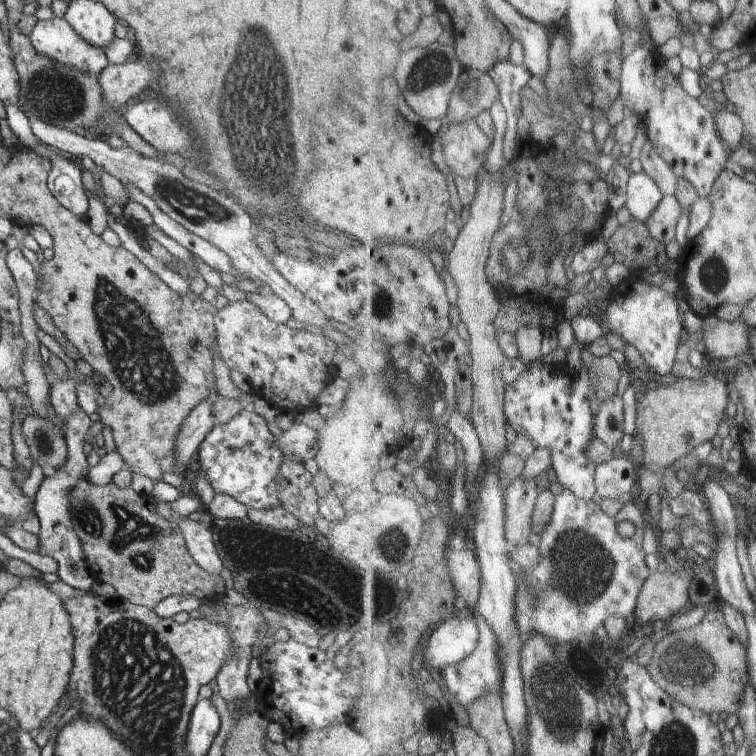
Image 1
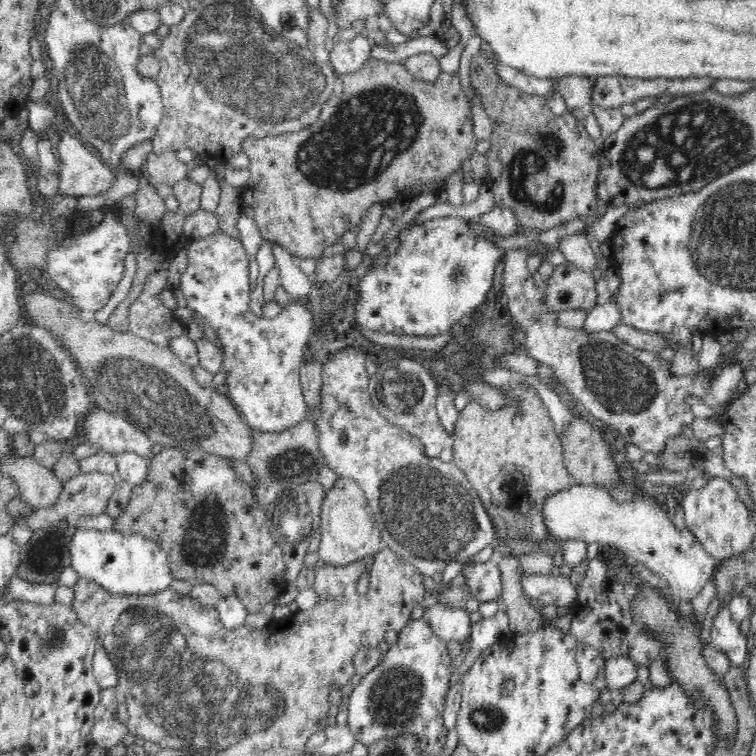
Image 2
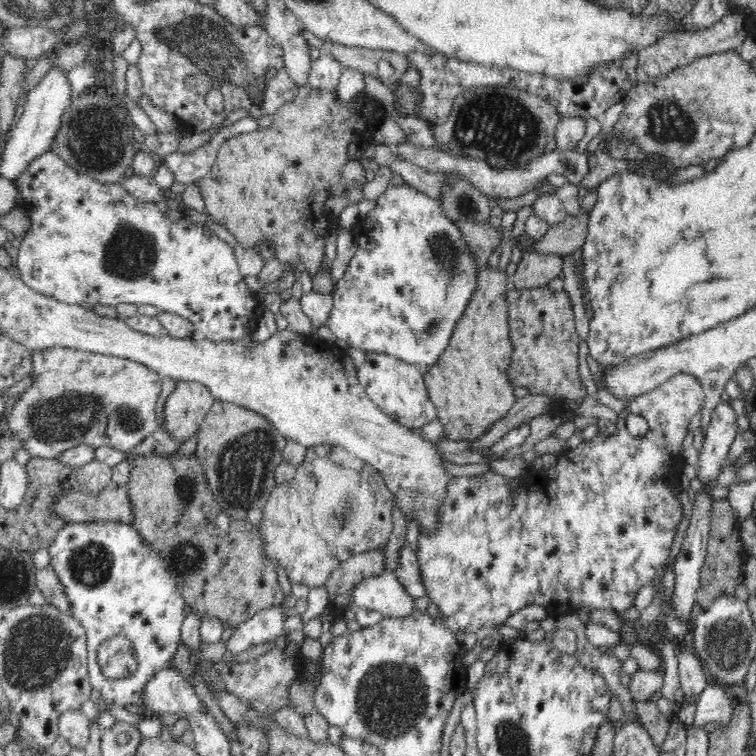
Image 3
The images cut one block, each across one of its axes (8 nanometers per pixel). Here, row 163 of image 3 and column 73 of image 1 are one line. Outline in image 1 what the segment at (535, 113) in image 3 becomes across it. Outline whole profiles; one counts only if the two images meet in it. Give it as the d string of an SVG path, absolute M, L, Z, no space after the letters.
M88 477L82 478L70 490L70 518L72 528L80 538L91 575L104 583L111 581L124 601L156 608L158 602L170 595L190 594L196 598L210 599L220 592L226 592L225 586L222 586L223 579L202 570L192 558L178 524L154 512L154 508L148 508L146 497L136 493L132 487L122 489L112 481L106 486L94 486Z

